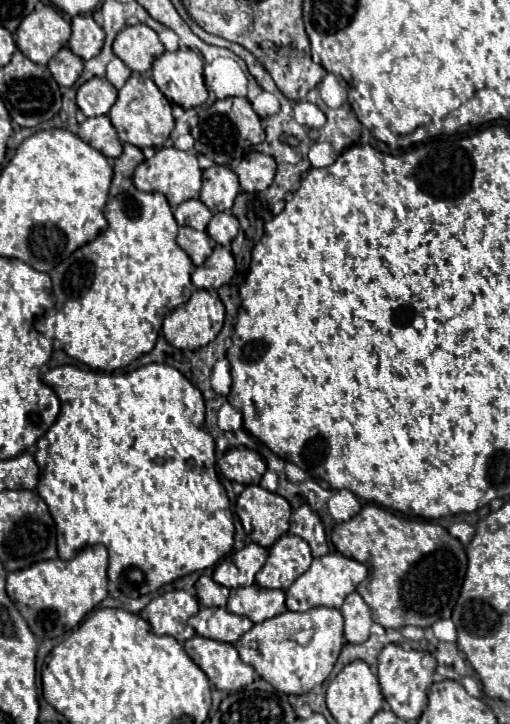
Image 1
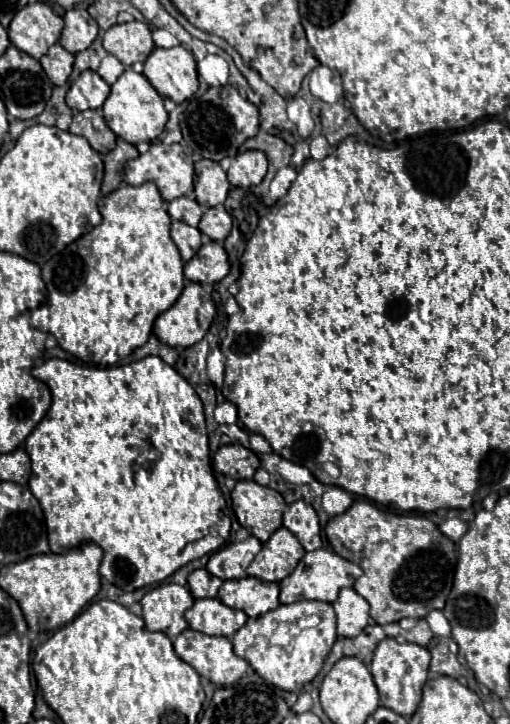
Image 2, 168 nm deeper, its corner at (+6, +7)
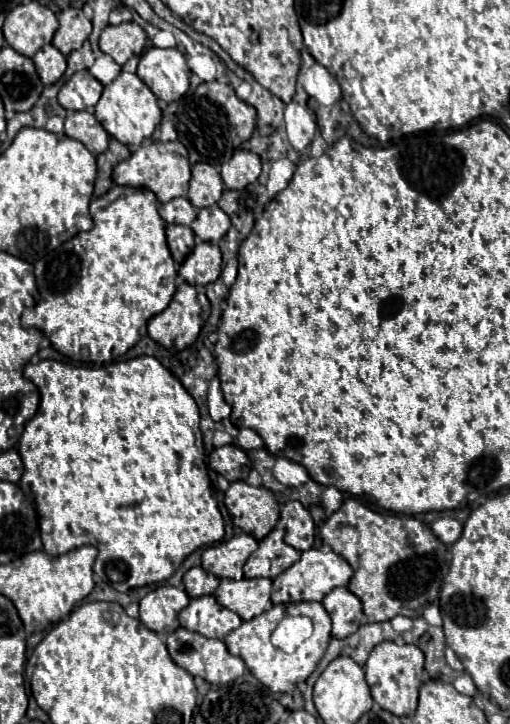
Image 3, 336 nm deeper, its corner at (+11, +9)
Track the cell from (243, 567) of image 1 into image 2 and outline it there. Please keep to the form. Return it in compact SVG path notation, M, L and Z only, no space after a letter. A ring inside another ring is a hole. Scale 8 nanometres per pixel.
M248 537L240 543L230 543L222 549L218 549L216 553L210 555L210 561L206 565L206 569L220 579L240 579L246 575L248 565L252 563L252 559L258 555L258 551L262 549L262 543L256 537Z

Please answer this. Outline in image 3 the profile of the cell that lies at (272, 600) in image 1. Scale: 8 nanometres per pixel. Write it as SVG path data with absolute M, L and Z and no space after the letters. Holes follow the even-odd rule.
M221 579L217 591L217 601L237 613L243 621L261 615L273 607L271 603L271 579Z

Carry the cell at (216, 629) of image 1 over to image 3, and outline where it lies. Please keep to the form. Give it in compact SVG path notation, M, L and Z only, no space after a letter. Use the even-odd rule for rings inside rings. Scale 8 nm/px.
M203 595L203 597L191 599L189 607L181 611L179 623L185 629L201 633L205 637L225 639L225 635L237 629L243 621L237 613L221 607L213 595Z

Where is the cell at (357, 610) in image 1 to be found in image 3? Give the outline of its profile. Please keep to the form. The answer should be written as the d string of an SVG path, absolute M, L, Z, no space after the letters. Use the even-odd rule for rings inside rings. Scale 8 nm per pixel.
M337 587L337 591L331 591L321 603L333 621L333 637L345 639L359 629L363 619L363 605L359 597L353 595L347 587Z

